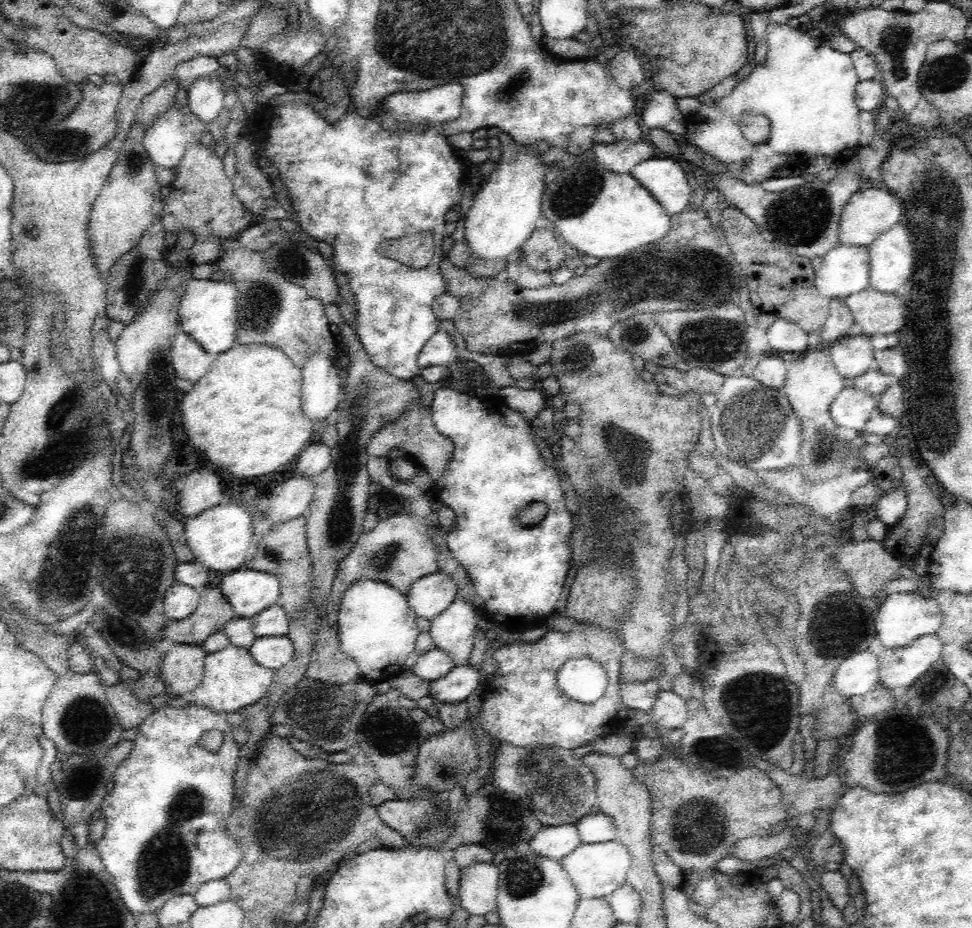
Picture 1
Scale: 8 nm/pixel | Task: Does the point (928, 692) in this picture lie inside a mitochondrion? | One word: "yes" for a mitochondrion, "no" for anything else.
no

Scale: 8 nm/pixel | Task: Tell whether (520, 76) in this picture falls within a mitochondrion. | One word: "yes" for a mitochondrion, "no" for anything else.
yes

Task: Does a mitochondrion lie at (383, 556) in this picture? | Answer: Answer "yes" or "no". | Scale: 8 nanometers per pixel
yes

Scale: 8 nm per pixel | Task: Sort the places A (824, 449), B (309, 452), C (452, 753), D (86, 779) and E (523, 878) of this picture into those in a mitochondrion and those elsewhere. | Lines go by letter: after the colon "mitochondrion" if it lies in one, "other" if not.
A: mitochondrion
B: other
C: other
D: mitochondrion
E: mitochondrion

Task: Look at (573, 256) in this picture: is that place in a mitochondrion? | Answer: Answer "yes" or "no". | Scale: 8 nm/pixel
no

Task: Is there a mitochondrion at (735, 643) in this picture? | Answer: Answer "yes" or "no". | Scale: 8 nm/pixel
no

